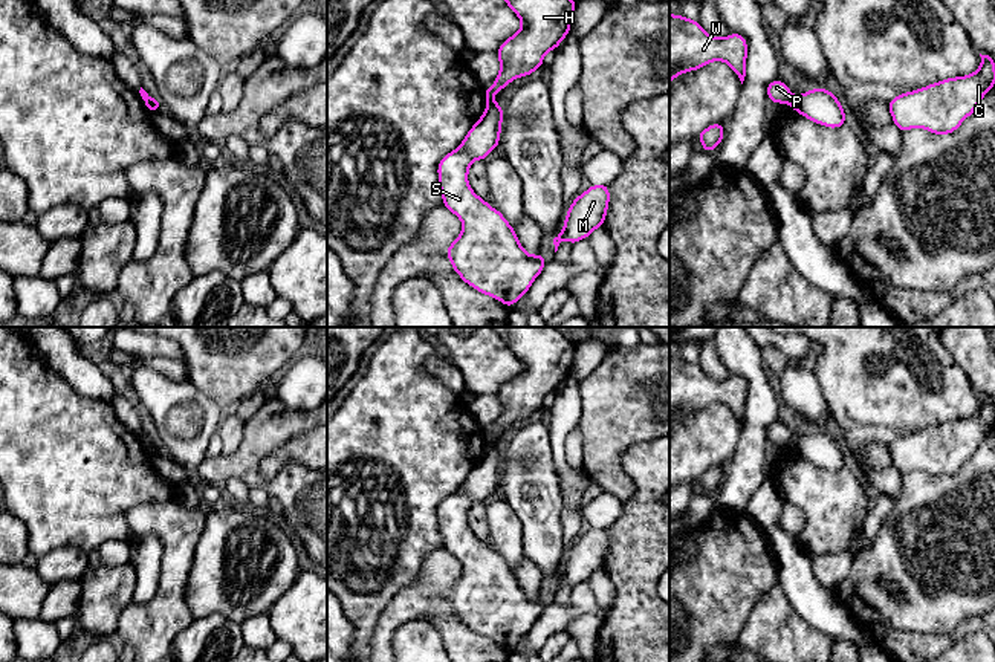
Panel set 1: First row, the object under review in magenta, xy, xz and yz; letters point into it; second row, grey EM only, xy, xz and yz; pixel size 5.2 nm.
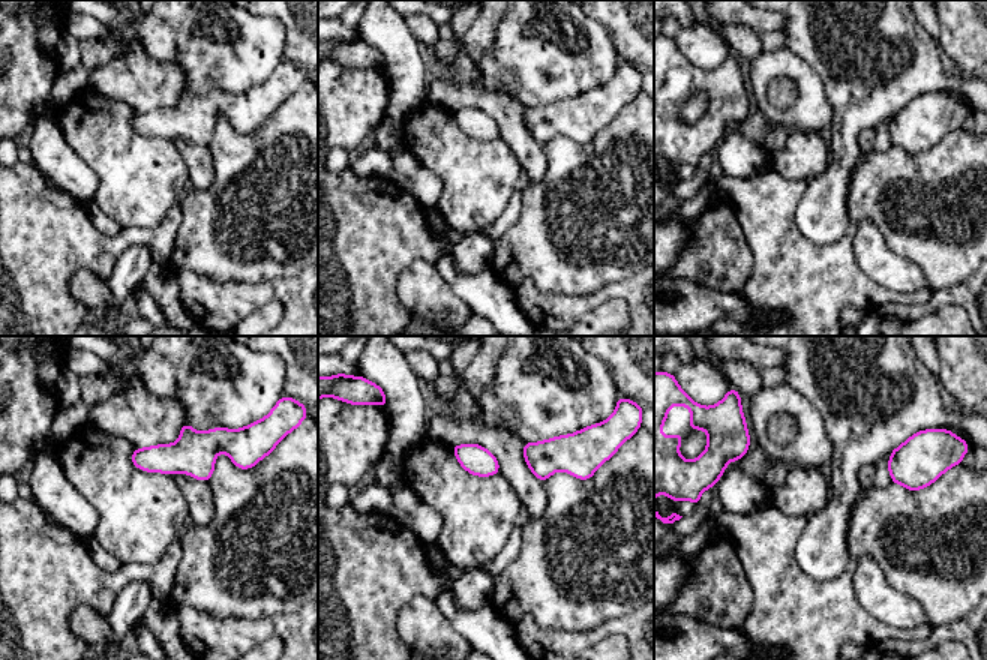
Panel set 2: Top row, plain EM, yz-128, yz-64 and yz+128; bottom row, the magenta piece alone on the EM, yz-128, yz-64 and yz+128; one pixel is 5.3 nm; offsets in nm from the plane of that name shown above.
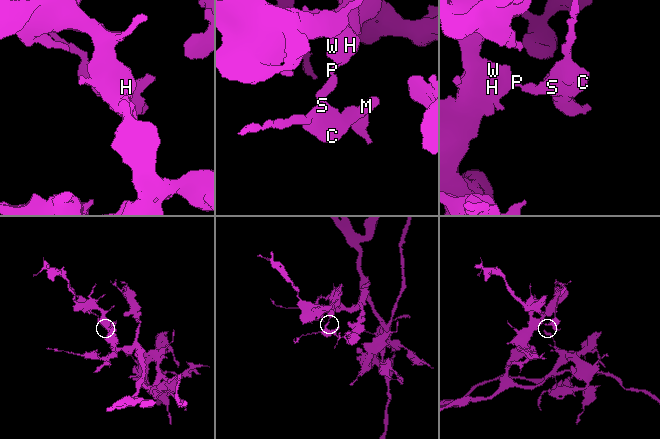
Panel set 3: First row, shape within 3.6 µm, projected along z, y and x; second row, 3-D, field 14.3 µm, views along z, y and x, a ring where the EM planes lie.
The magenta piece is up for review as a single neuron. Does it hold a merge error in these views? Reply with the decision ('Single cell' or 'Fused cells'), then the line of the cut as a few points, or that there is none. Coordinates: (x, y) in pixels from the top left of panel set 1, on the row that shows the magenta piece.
Fused cells. Split along xz (492, 103), (488, 106)

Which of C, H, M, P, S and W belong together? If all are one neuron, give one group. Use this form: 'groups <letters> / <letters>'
groups C M S / H P W

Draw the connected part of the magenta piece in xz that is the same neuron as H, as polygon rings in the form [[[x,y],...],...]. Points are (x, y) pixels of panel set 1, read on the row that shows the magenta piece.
[[[504,0],[520,17],[523,26],[501,43],[497,55],[500,73],[492,81],[494,87],[485,87],[486,104],[494,104],[495,92],[520,76],[527,76],[543,66],[549,50],[559,46],[570,32],[575,0]]]

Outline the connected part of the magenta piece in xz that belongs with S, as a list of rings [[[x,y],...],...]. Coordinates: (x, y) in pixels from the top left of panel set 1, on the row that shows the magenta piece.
[[[501,104],[488,105],[460,147],[440,161],[437,173],[443,205],[463,223],[463,231],[445,251],[446,257],[465,283],[510,307],[529,290],[533,280],[544,269],[546,260],[541,252],[538,255],[529,255],[503,214],[489,206],[485,199],[480,199],[468,183],[471,164],[475,159],[486,161],[486,156],[498,147],[501,121]]]

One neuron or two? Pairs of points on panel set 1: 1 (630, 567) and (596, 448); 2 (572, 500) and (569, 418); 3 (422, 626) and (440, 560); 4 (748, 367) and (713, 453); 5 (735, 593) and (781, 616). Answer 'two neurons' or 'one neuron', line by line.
1: two neurons
2: one neuron
3: two neurons
4: two neurons
5: two neurons

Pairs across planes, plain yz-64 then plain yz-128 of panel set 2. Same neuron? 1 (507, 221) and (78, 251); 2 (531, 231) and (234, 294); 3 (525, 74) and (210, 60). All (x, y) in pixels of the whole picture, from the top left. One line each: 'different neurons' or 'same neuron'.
1: same neuron
2: different neurons
3: same neuron

